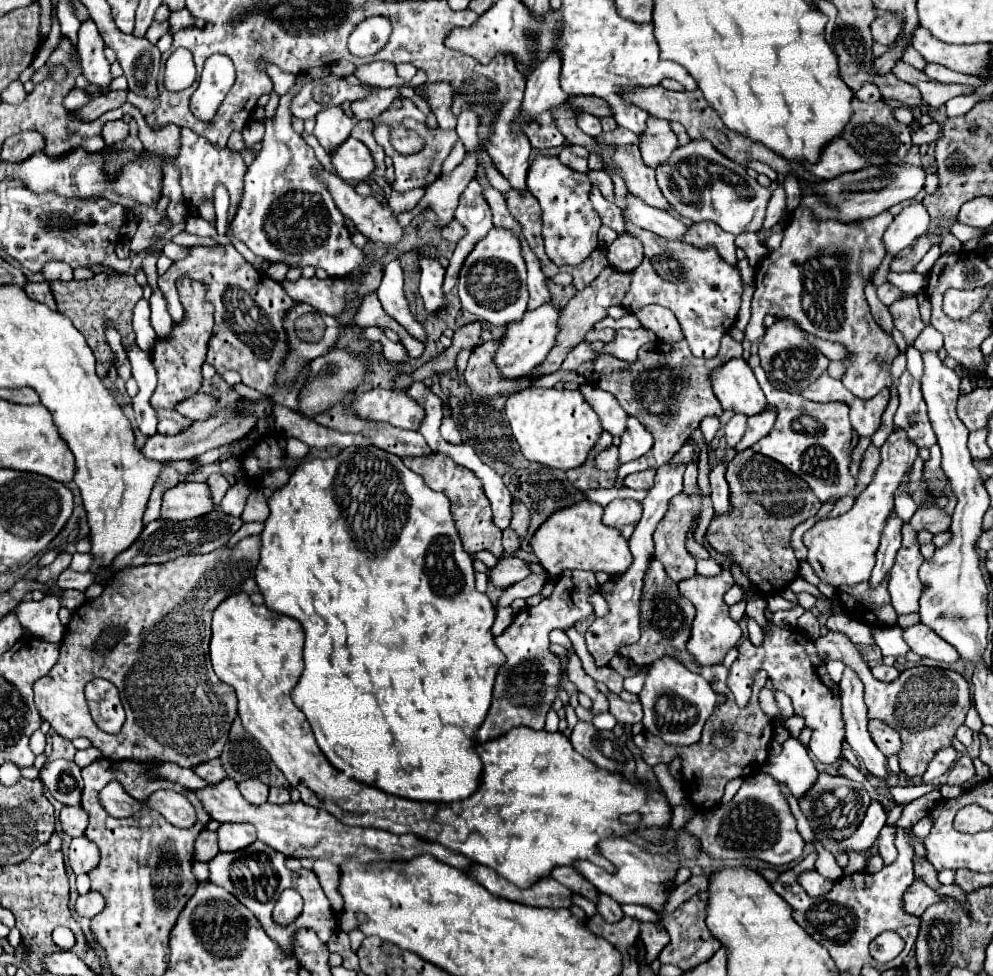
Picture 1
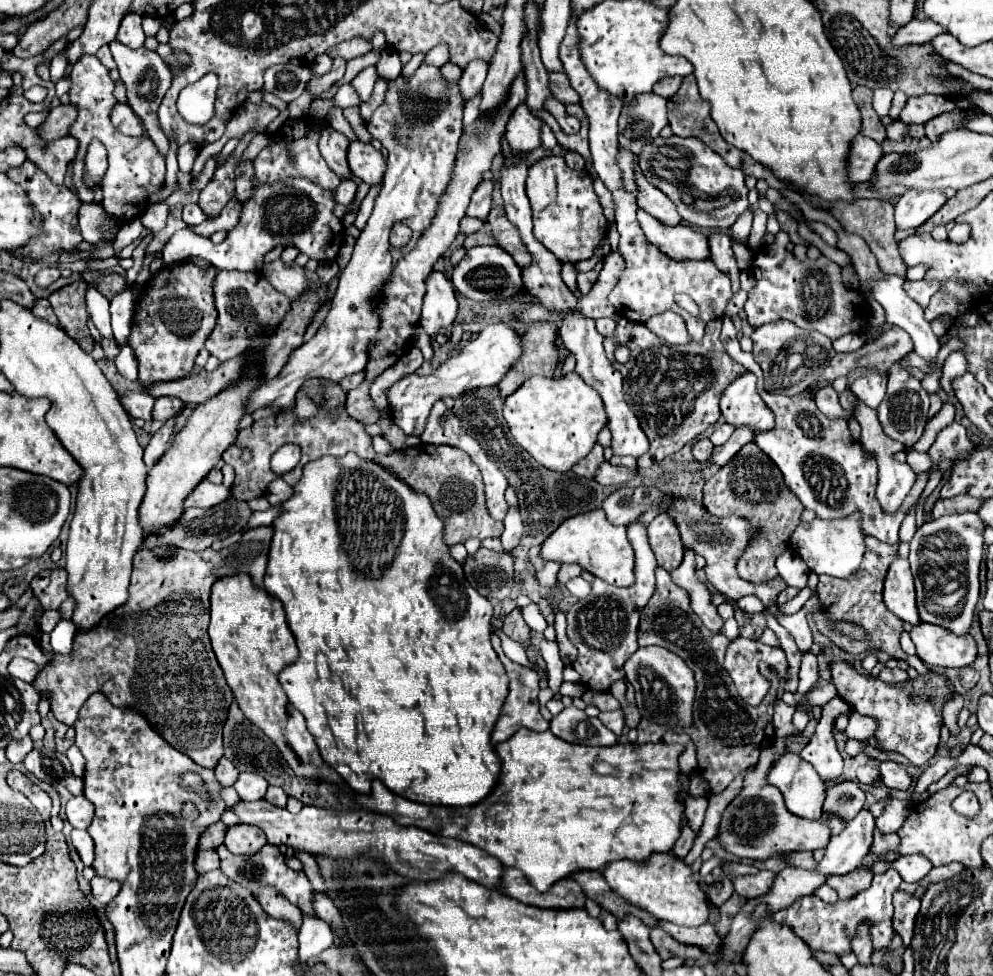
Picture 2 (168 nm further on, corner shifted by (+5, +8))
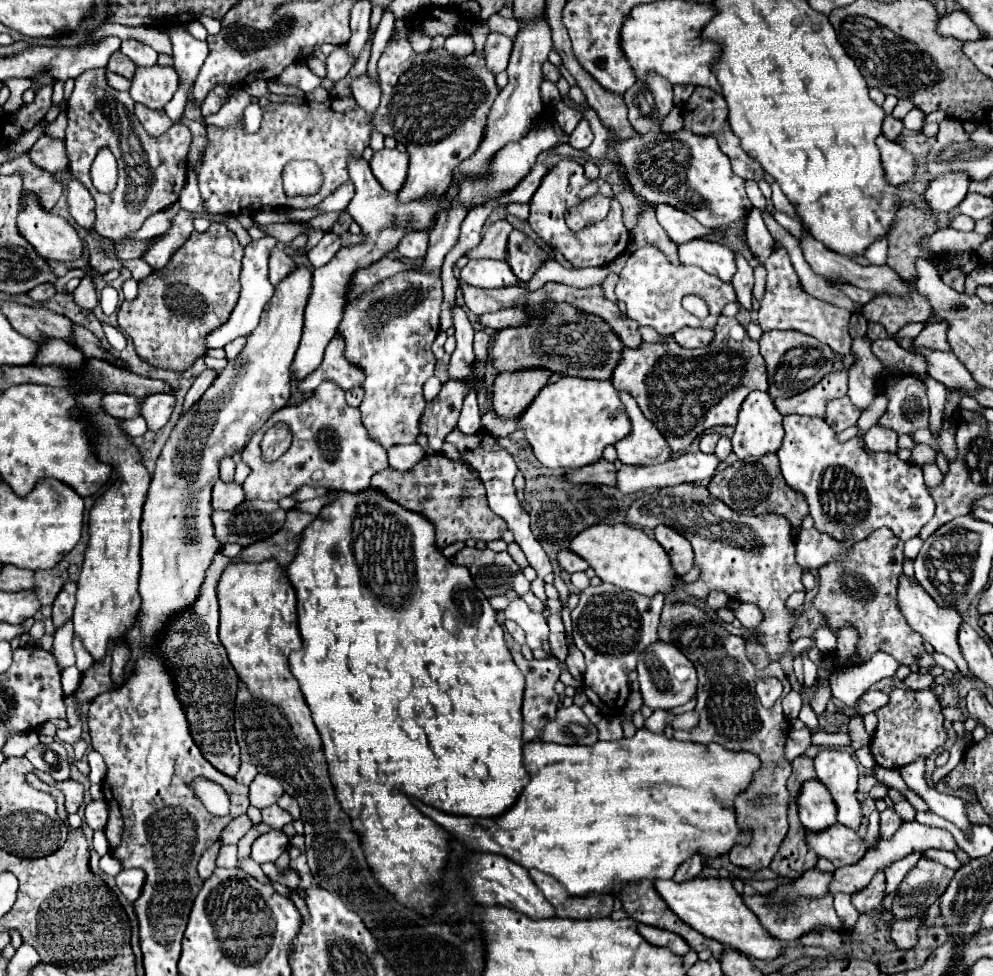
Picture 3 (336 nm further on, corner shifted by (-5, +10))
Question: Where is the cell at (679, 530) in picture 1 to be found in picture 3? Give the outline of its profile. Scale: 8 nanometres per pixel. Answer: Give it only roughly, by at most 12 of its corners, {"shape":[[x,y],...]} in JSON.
{"shape":[[668,526],[654,530],[656,542],[670,554],[676,572],[692,568],[690,542]]}

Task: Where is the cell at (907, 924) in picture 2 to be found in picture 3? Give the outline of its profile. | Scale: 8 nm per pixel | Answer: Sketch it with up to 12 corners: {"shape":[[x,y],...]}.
{"shape":[[896,920],[890,938],[898,950],[916,946],[920,920]]}

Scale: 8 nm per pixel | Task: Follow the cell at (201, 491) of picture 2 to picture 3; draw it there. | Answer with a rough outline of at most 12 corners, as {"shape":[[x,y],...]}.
{"shape":[[218,480],[212,490],[214,510],[232,510],[244,502],[236,482]]}

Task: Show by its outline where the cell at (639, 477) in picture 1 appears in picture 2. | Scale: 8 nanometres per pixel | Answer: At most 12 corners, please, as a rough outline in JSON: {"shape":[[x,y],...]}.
{"shape":[[602,462],[594,480],[600,484],[624,484],[638,470]]}

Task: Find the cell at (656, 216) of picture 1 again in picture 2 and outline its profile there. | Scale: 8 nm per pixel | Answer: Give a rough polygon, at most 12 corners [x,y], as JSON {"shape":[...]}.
{"shape":[[638,208],[648,242],[672,258],[706,258],[706,234]]}

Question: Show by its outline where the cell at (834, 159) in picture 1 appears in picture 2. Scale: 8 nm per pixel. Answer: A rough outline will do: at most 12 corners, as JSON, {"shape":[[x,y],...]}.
{"shape":[[856,136],[846,158],[850,182],[868,182],[884,150]]}

